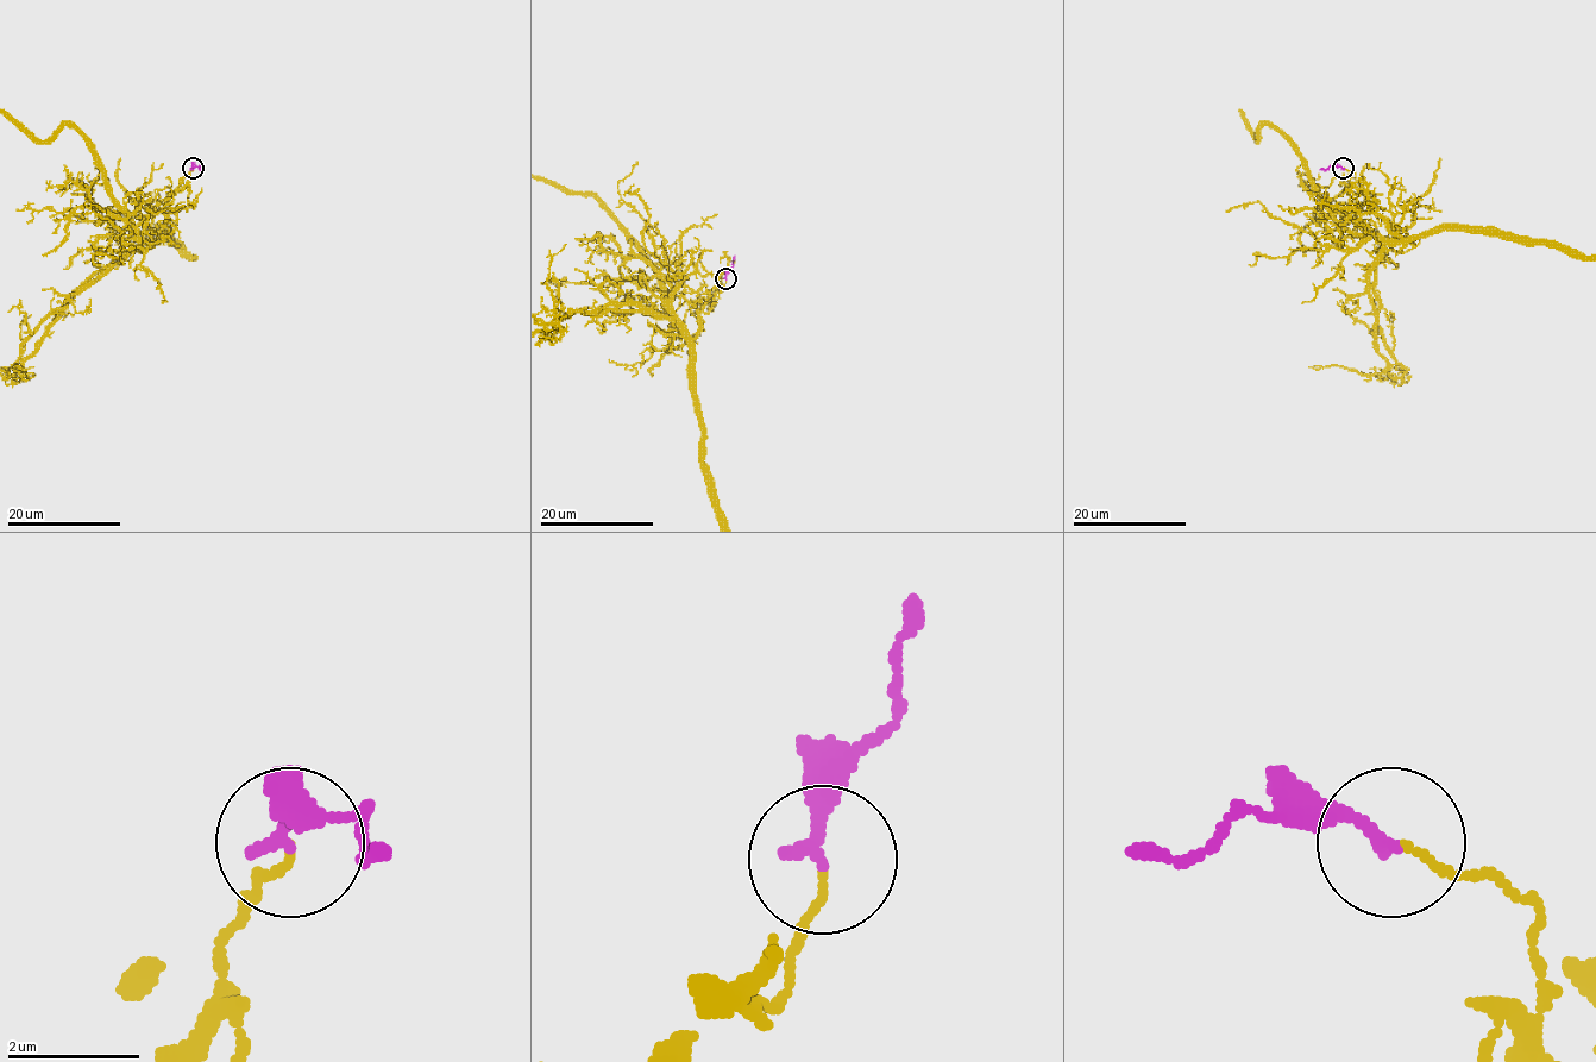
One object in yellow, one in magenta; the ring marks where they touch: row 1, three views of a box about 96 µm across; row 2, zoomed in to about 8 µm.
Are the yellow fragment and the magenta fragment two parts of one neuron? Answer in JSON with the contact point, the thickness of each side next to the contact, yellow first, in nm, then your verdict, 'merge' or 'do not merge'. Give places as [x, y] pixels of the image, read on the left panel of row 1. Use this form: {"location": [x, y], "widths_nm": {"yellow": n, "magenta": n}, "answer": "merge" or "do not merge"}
{"location": [193, 168], "widths_nm": {"yellow": 80, "magenta": 220}, "answer": "do not merge"}

